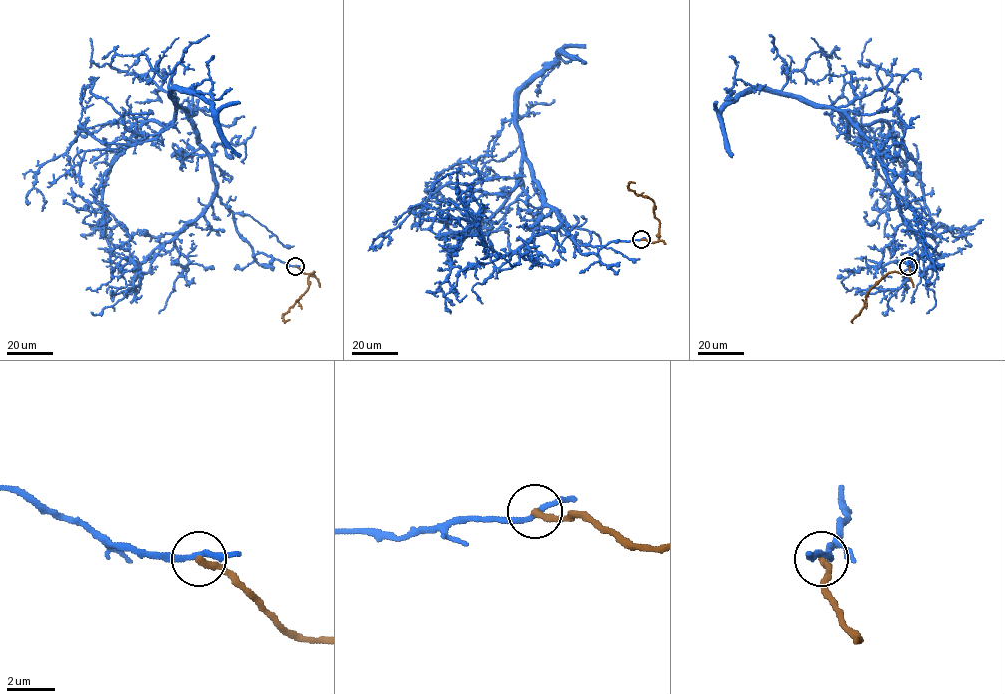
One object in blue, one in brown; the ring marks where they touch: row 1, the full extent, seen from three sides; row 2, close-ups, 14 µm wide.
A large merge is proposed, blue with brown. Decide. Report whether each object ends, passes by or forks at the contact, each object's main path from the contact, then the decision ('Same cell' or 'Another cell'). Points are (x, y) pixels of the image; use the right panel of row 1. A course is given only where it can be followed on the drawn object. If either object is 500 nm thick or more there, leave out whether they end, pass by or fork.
At the ring blue passes by. At the ring brown ends. Course of blue: (909, 266), (925, 252), (921, 219), (875, 144), (829, 107), (884, 121), (919, 175), (922, 212), (873, 278). Course of brown: (909, 266), (910, 274), (891, 271), (885, 275), (870, 290), (864, 306), (852, 319). Another cell

